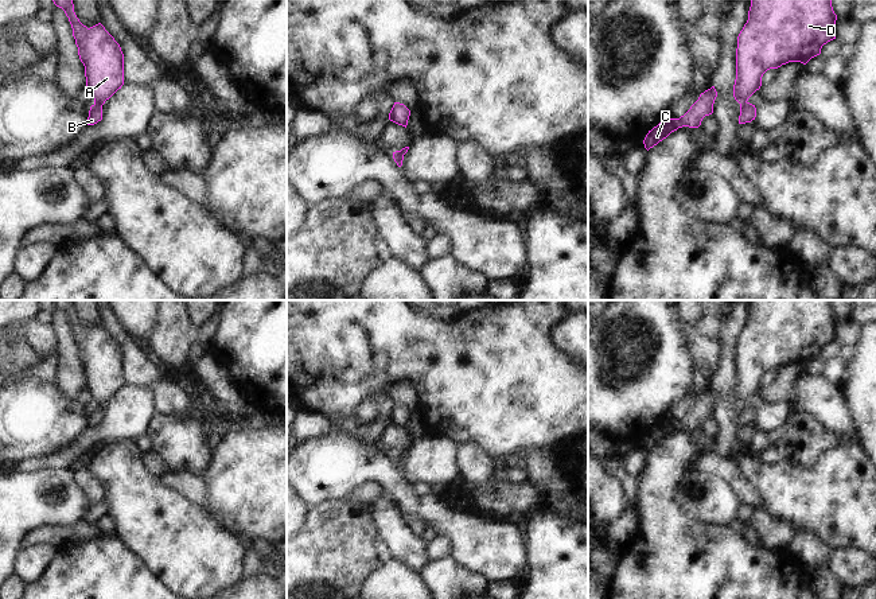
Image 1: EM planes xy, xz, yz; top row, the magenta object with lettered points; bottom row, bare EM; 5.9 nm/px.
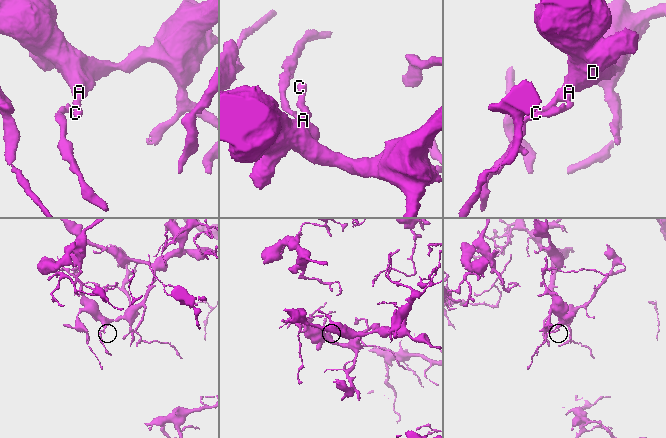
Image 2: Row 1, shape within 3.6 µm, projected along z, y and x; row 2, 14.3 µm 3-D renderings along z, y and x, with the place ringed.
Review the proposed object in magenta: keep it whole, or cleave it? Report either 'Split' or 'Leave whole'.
Split

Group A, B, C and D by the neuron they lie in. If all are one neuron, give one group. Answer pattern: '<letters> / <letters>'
A C D / B

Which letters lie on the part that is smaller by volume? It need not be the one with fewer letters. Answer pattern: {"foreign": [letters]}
{"foreign": ["B"]}

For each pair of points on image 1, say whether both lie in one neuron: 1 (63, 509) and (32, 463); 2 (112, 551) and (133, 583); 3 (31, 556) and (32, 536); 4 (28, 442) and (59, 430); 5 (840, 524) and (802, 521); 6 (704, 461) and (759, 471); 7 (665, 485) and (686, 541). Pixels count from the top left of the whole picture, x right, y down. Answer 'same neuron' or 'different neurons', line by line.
1: different neurons
2: same neuron
3: different neurons
4: same neuron
5: same neuron
6: different neurons
7: same neuron

